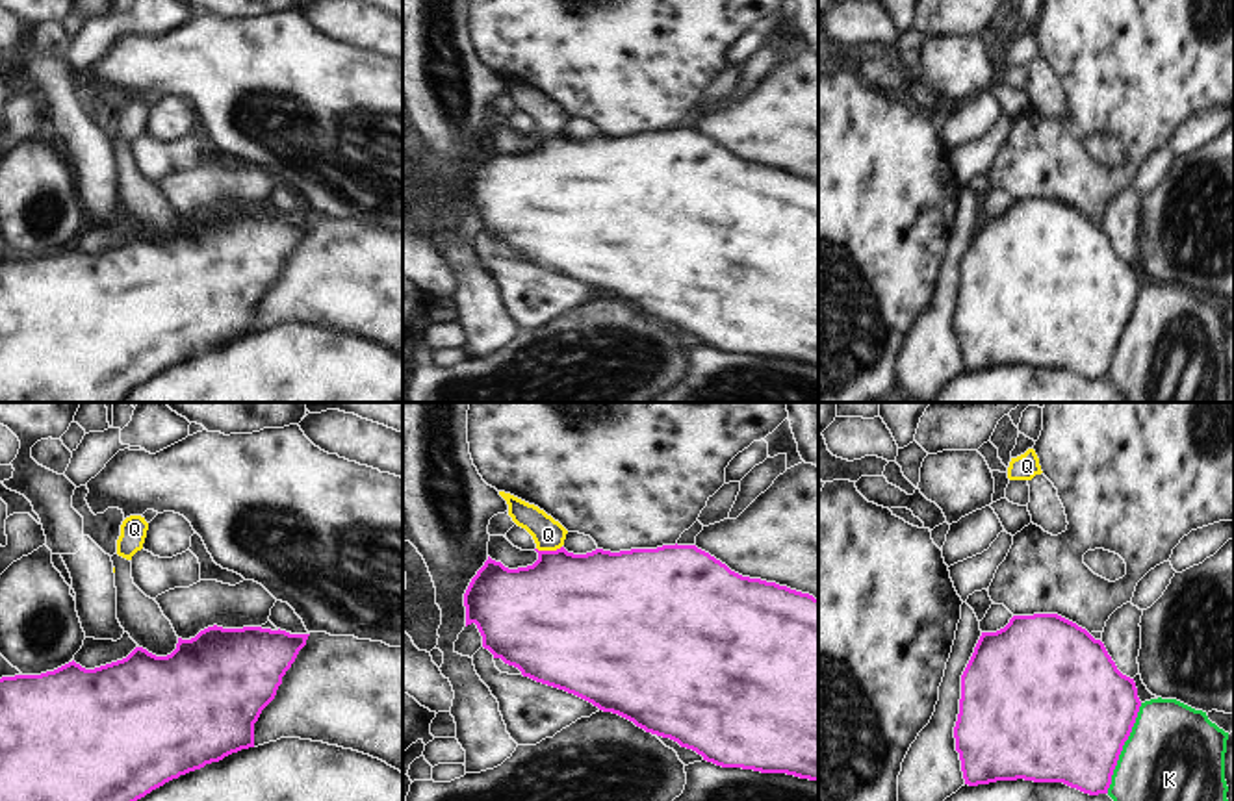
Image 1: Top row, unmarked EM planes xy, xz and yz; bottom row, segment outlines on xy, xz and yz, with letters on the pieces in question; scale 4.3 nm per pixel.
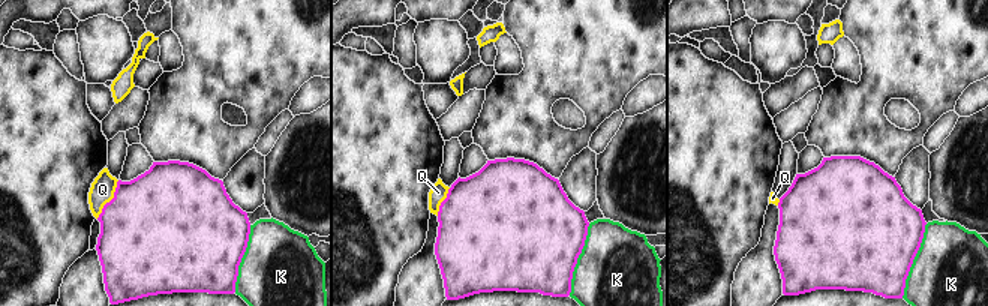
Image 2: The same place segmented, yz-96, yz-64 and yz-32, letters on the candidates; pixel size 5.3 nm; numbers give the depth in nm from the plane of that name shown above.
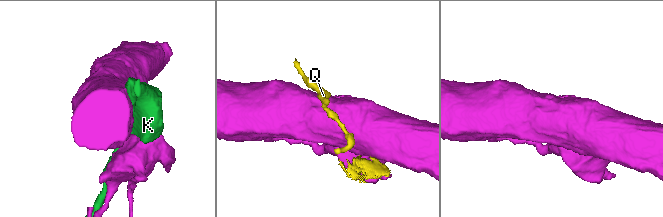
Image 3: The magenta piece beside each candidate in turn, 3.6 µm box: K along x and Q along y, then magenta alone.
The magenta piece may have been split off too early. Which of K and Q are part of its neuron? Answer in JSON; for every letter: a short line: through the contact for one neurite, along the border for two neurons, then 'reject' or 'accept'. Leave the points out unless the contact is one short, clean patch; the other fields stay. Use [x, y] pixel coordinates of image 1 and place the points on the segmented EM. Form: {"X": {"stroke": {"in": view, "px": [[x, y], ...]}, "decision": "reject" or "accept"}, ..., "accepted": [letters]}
{"K": {"decision": "reject"}, "Q": {"stroke": {"in": "xz", "px": [[563, 607], [563, 592], [548, 551], [548, 534]]}, "decision": "accept"}, "accepted": ["Q"]}

